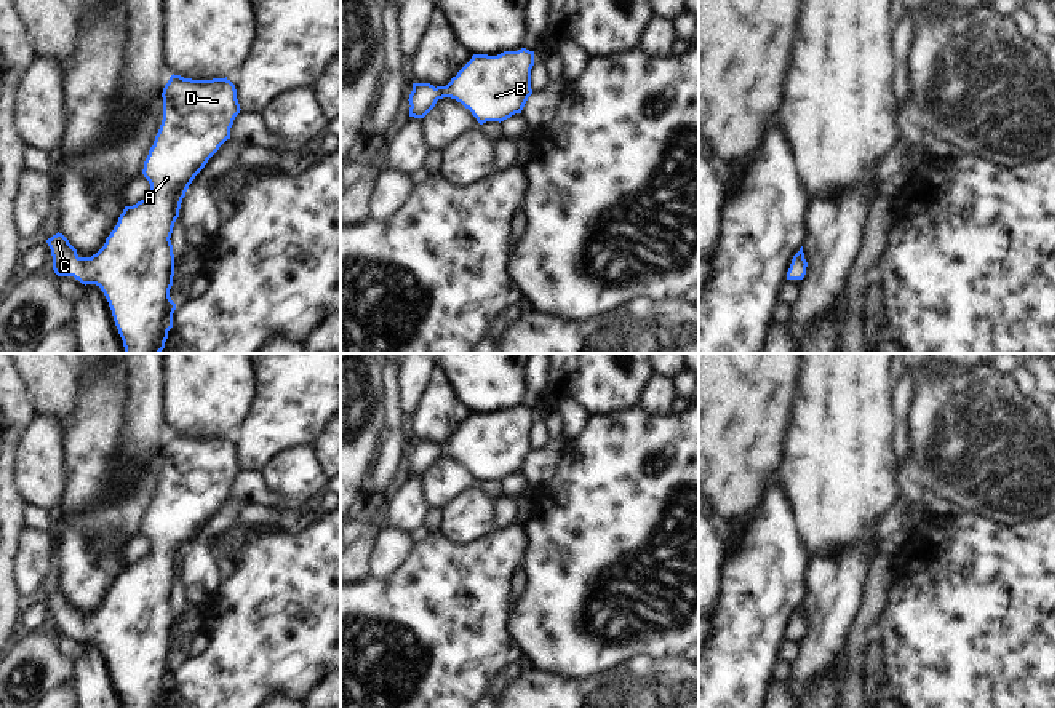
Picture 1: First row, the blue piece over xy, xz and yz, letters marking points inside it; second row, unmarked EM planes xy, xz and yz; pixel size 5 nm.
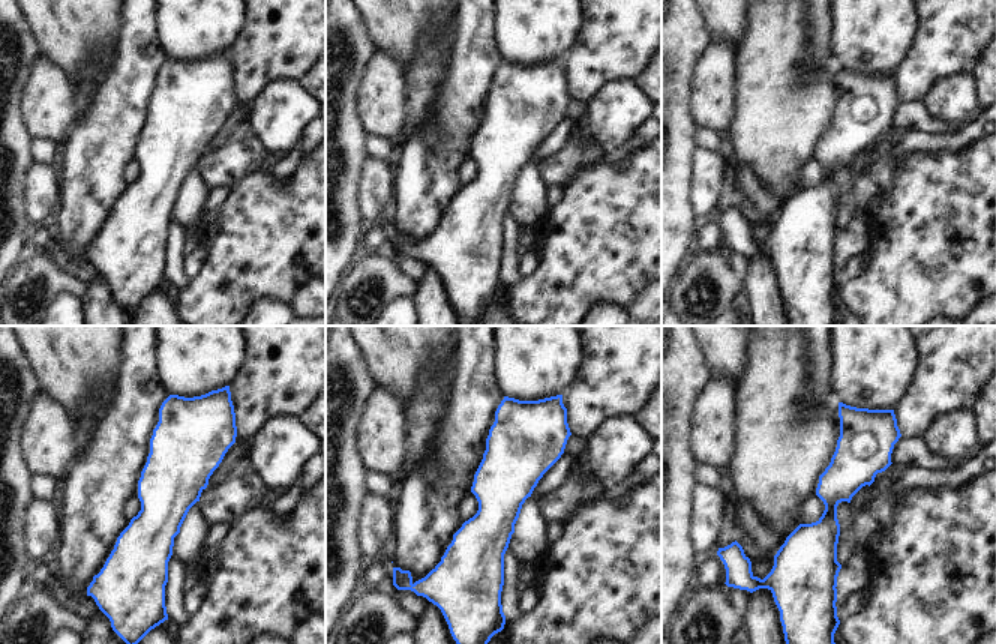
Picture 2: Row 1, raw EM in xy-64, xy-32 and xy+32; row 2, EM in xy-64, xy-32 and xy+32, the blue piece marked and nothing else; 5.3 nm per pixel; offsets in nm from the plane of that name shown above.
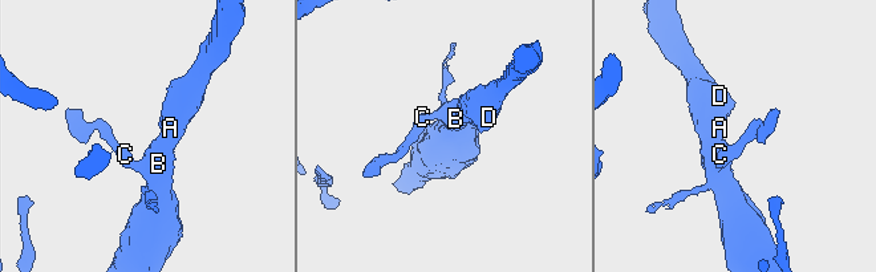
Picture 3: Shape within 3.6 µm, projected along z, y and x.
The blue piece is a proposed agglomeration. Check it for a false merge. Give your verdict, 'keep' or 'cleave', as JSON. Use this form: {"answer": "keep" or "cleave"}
{"answer": "keep"}

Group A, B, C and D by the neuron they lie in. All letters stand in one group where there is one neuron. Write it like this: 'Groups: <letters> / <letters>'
Groups: A B C D

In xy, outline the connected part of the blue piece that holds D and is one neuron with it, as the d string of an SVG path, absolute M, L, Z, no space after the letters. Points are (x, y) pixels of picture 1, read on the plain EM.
M173 432L162 455L163 478L142 527L150 542L147 555L133 564L125 564L104 604L91 615L80 615L59 590L46 598L58 634L74 634L85 644L101 646L125 708L165 706L176 668L176 662L170 655L174 634L174 612L170 598L173 585L189 543L219 505L230 497L230 486L241 468L235 443L227 435L192 438Z

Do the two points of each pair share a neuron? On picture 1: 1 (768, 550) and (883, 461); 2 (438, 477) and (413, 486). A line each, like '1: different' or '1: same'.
1: different
2: different

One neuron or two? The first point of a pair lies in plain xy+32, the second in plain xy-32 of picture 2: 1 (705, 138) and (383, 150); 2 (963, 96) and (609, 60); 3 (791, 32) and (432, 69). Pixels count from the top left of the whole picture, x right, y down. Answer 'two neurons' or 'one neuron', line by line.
1: one neuron
2: two neurons
3: one neuron

